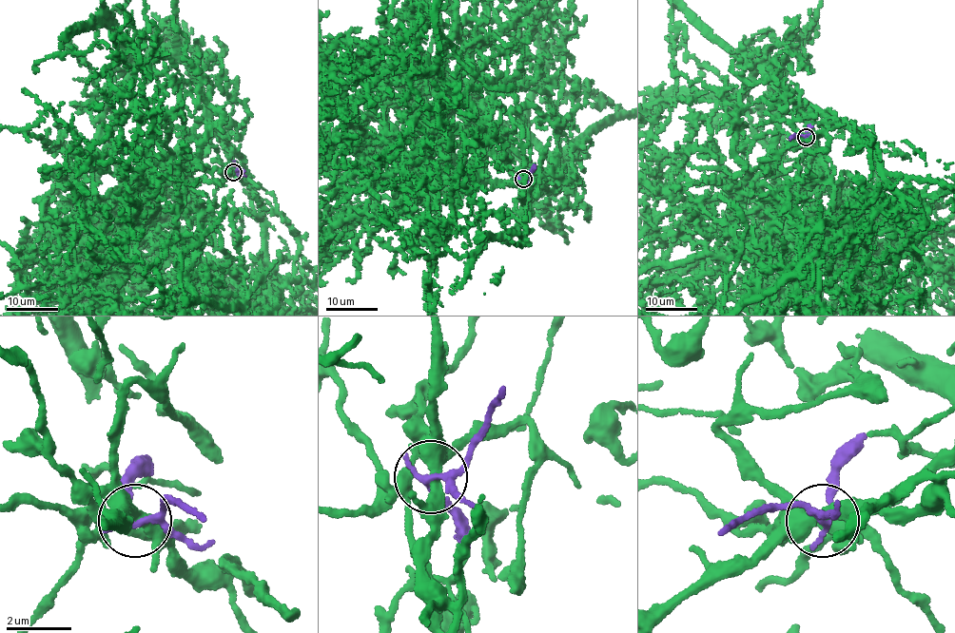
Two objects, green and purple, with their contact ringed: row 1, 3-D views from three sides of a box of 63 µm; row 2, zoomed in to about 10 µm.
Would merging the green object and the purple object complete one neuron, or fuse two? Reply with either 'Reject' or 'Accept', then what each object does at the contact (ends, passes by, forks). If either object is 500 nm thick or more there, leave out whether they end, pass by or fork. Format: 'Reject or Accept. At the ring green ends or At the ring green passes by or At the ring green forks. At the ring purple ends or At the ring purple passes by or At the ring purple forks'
Accept. At the ring green passes by. At the ring purple forks

